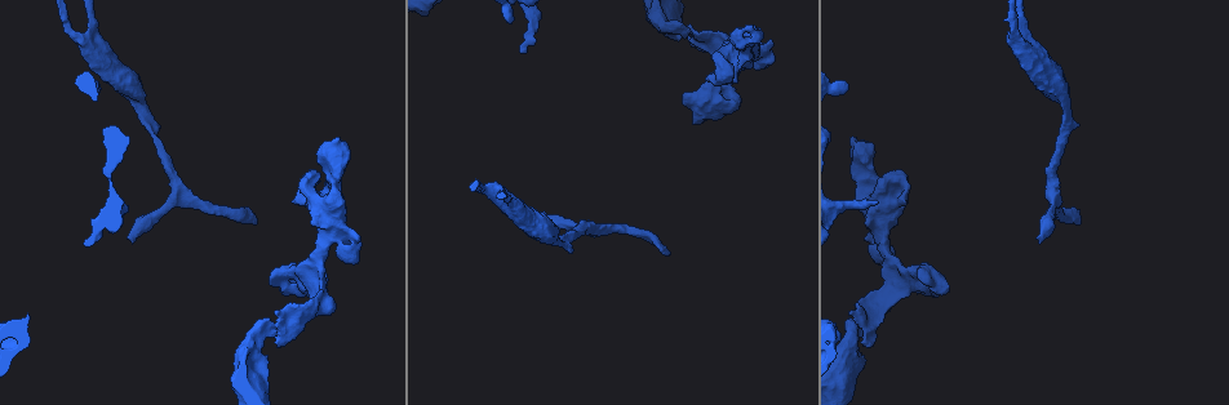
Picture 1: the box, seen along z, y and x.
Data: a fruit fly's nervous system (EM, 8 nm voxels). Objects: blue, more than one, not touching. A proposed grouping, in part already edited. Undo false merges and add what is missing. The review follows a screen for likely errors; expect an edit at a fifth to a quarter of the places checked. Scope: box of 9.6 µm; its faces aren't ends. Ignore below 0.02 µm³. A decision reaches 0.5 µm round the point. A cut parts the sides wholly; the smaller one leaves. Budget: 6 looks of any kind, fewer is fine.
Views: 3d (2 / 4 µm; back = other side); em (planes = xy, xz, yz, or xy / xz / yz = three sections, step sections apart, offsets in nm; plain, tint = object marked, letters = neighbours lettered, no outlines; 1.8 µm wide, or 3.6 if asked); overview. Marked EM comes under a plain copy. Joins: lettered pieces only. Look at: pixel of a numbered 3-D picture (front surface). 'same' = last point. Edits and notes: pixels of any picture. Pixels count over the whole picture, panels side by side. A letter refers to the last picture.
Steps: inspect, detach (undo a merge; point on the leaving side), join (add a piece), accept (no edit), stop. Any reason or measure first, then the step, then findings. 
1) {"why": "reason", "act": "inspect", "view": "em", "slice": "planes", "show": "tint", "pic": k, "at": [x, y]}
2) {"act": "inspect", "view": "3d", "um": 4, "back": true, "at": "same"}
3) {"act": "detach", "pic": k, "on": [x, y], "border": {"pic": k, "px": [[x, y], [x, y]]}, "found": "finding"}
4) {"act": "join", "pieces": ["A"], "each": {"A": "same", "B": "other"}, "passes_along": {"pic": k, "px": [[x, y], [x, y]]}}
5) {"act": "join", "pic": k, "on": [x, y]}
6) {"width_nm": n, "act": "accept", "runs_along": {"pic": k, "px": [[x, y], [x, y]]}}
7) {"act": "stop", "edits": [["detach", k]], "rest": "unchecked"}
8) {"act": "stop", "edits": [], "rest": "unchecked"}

{"why": "sharp bend", "act": "inspect", "view": "em", "slice": "planes", "show": "letters", "pic": 1, "at": [864, 167]}

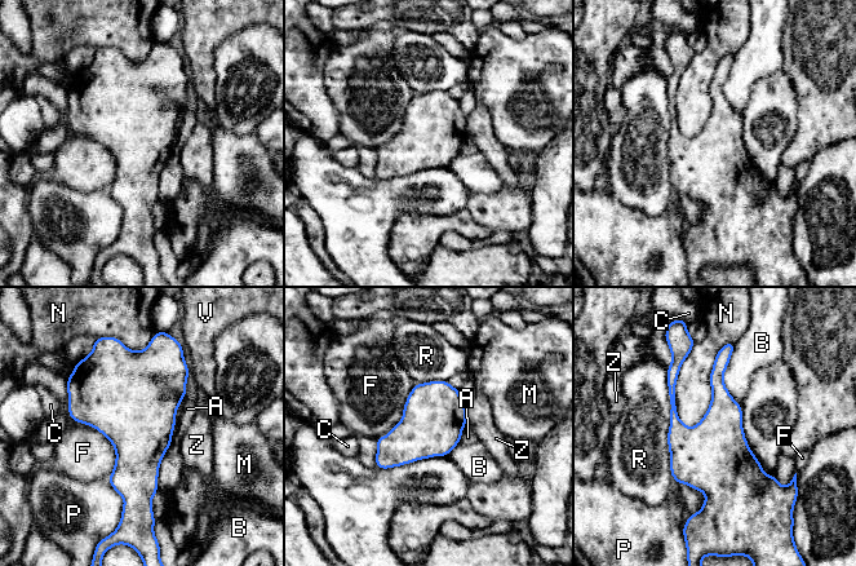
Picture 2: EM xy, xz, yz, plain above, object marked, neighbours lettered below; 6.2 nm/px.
{"width_nm": 400, "act": "accept", "each": {"A": "other", "B": "other", "C": "other", "F": "other", "M": "other", "N": "other", "P": "other", "R": "other", "V": "other", "Z": "other"}, "border": {"pic": 2, "px": [[728, 343], [705, 415], [686, 427]]}, "found": "continuous, no second cell"}

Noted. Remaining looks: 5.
{"why": "closes a loop", "act": "inspect", "view": "3d", "um": 4, "pic": 1, "at": [355, 254]}

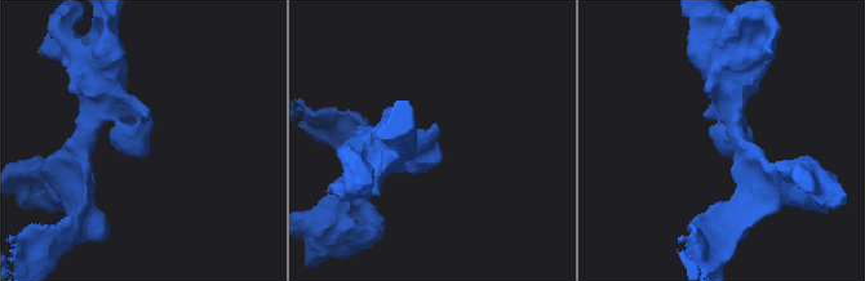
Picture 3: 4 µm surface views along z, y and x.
{"act": "inspect", "view": "em", "slice": "planes", "show": "tint", "pic": 3, "at": [146, 138]}

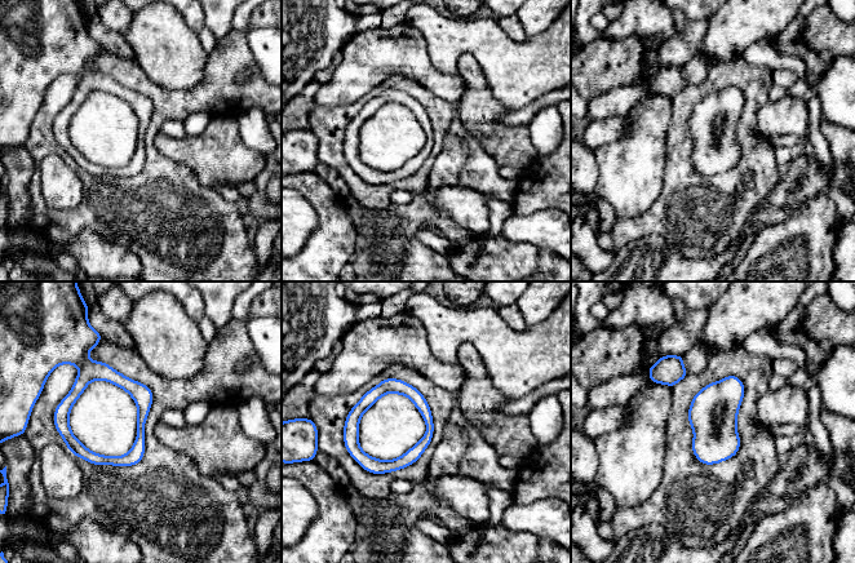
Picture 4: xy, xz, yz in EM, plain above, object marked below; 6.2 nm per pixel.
{"act": "inspect", "view": "em", "slice": "planes", "show": "letters", "at": "same"}

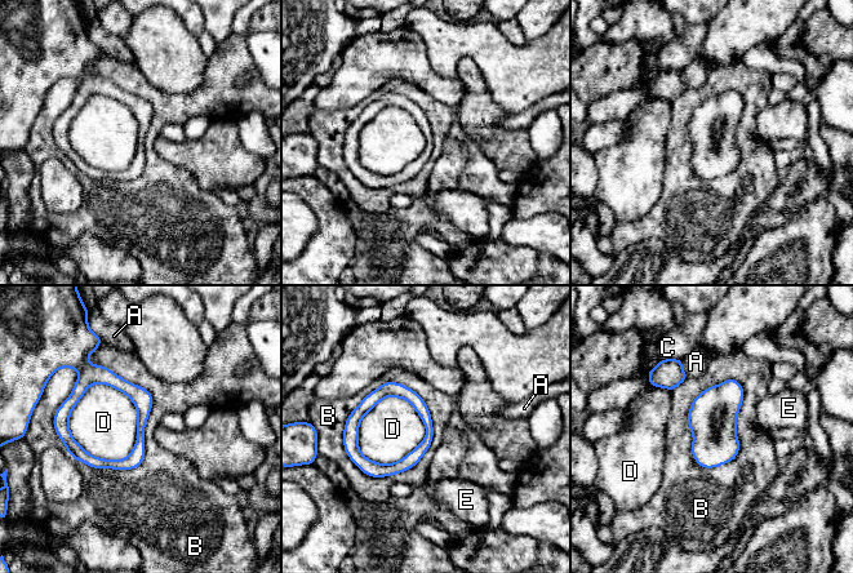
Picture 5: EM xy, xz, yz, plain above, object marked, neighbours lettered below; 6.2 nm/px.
{"width_nm": 80, "act": "accept", "each": {"A": "other", "B": "other", "C": "other", "D": "other", "E": "other"}, "runs_along": {"pic": 5, "px": [[149, 398], [90, 378], [60, 423]]}, "found": "continuous, no second cell"}

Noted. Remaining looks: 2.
{"why": "an open end", "act": "inspect", "view": "em", "slice": "planes", "show": "letters", "pic": 1, "at": [256, 221]}

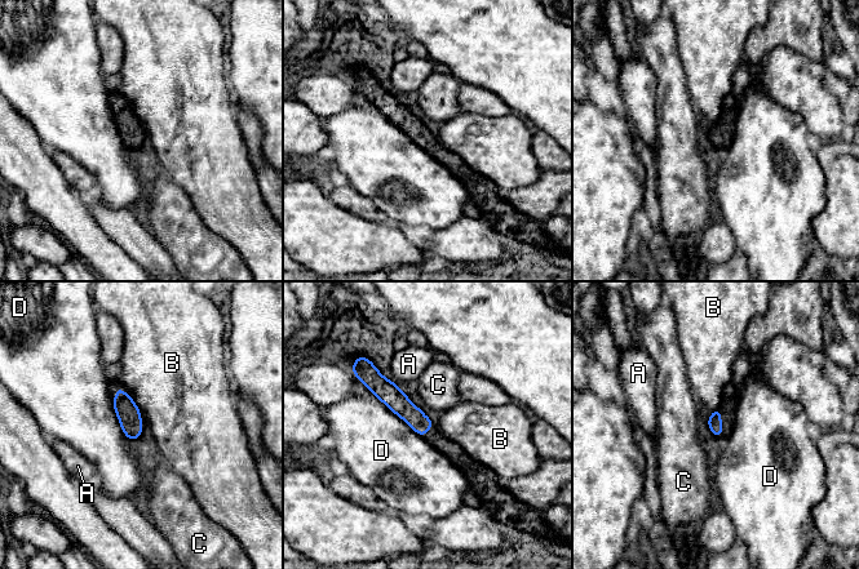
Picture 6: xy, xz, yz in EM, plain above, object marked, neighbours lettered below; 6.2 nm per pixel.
{"act": "accept", "each": {"A": "other", "B": "other", "C": "other", "D": "other"}, "border": {"pic": 6, "px": [[129, 395], [141, 410]]}, "found": "none of them fits"}

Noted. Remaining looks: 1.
{"act": "stop", "edits": [], "rest": "unchecked"}

